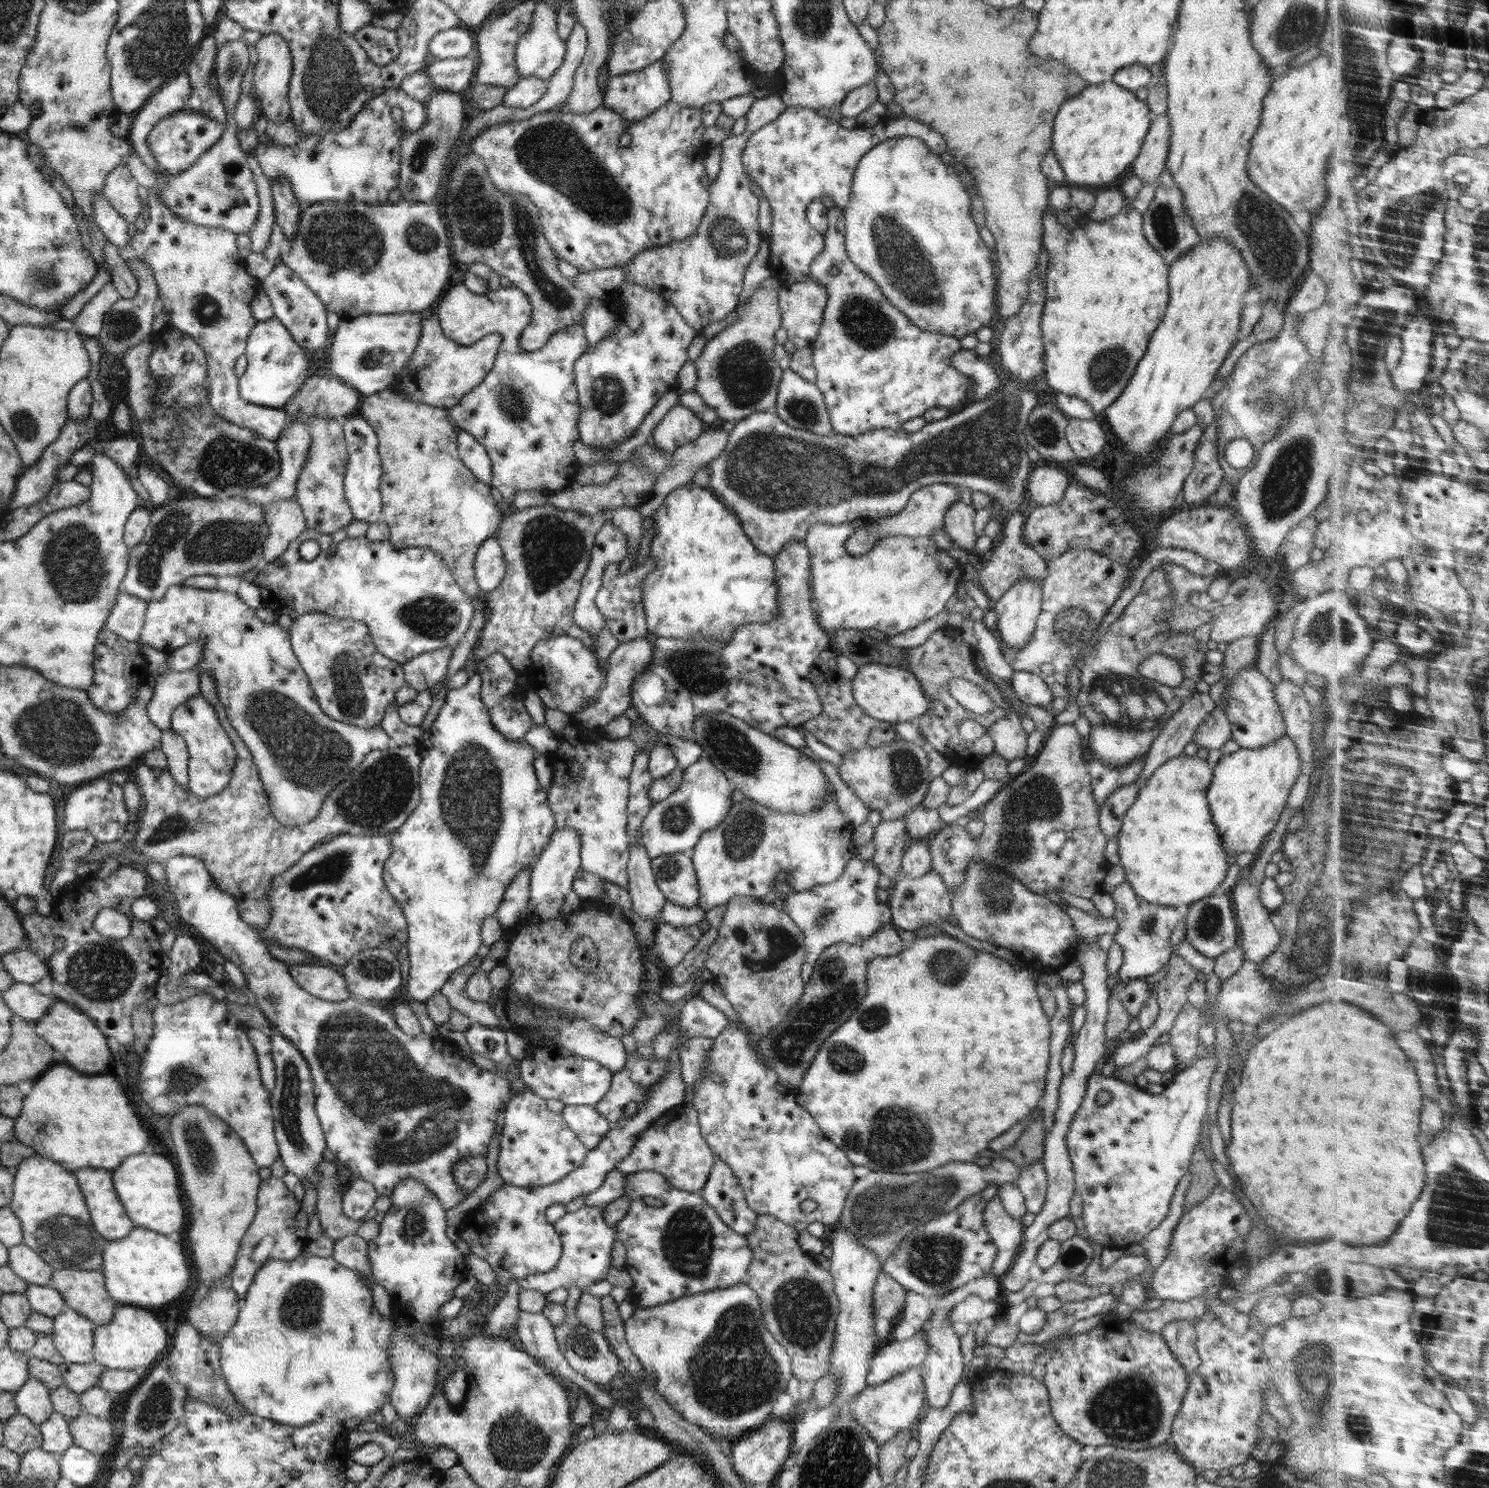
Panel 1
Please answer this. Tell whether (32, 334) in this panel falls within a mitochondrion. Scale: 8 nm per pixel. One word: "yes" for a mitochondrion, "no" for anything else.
no

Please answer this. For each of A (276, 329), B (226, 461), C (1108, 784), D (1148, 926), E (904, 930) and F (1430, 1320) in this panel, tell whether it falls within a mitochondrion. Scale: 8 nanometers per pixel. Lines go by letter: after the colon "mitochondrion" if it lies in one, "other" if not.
A: other
B: mitochondrion
C: other
D: mitochondrion
E: other
F: other

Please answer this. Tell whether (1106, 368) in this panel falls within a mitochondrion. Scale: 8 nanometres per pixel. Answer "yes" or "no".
yes

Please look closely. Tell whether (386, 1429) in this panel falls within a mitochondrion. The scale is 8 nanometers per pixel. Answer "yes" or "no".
no

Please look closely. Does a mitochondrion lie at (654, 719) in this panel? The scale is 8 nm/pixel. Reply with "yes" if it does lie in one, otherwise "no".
no

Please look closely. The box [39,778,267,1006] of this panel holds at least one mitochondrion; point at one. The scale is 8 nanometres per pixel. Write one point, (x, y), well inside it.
(100, 971)

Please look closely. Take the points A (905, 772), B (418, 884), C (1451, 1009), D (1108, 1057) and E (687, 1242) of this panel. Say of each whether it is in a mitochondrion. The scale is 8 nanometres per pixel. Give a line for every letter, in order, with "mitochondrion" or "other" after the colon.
A: mitochondrion
B: other
C: other
D: other
E: mitochondrion

